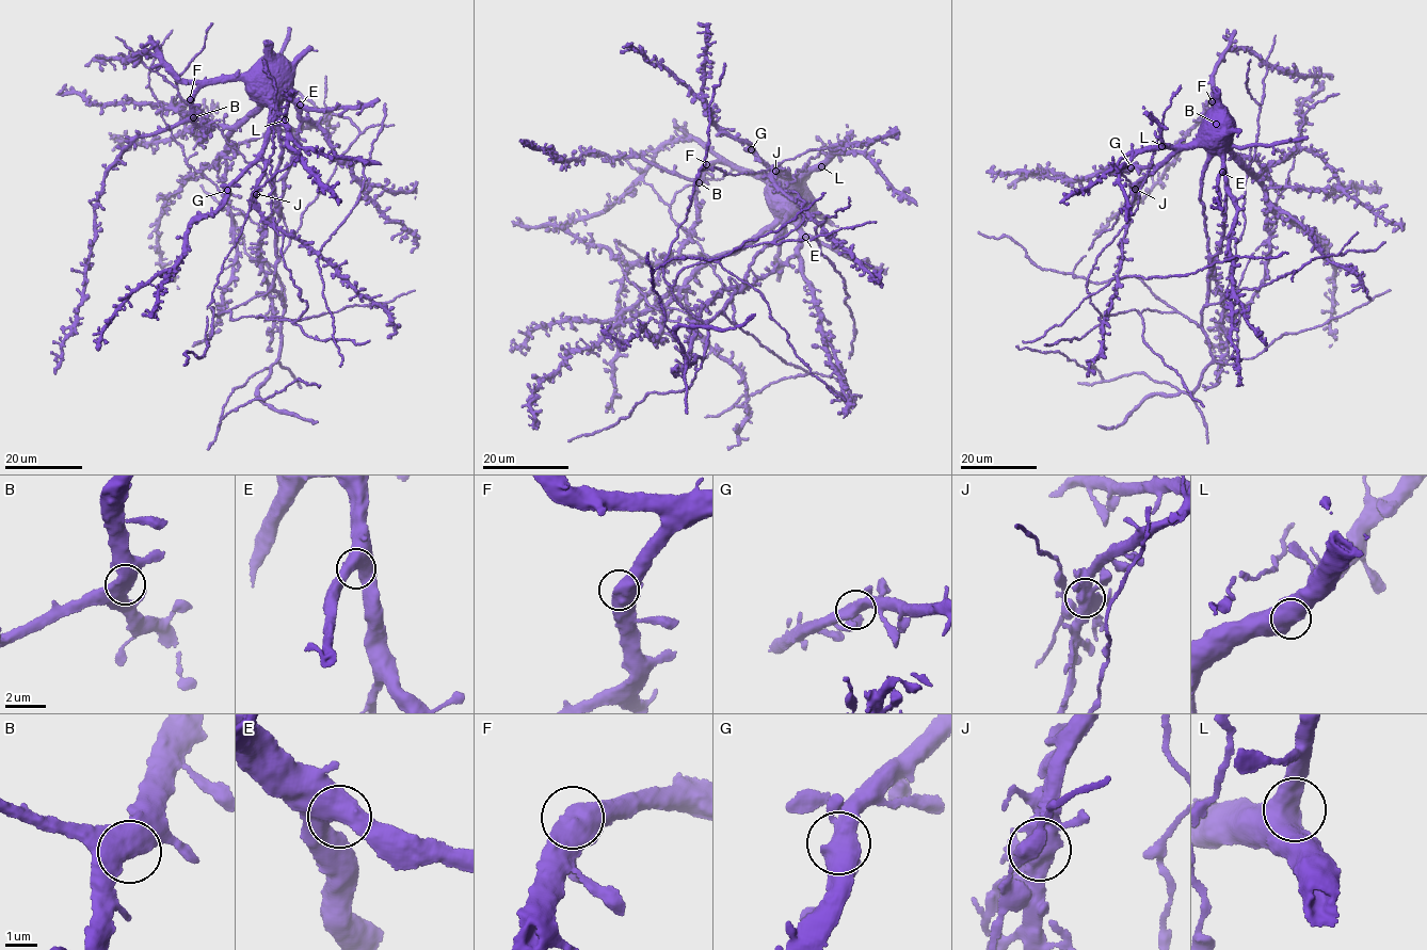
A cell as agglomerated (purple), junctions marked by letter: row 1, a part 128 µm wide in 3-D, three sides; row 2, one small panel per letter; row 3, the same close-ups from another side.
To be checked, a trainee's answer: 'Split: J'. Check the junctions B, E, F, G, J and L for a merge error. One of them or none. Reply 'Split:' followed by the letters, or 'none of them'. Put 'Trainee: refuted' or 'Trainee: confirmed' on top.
Trainee: confirmed
Split: J

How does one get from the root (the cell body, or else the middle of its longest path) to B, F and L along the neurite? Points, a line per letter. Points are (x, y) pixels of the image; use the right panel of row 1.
B: (1206, 129), (1217, 107), (1216, 96), (1211, 98), (1216, 124)
F: (1206, 129), (1217, 107), (1216, 96), (1212, 97), (1212, 101)
L: (1206, 129), (1186, 145), (1161, 146)

